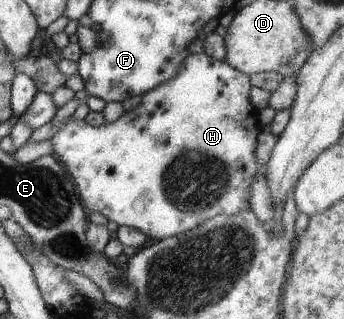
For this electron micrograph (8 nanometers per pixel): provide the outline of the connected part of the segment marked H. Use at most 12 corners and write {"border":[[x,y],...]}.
{"border":[[203,52],[51,139],[78,198],[165,239],[249,209],[260,124]]}

